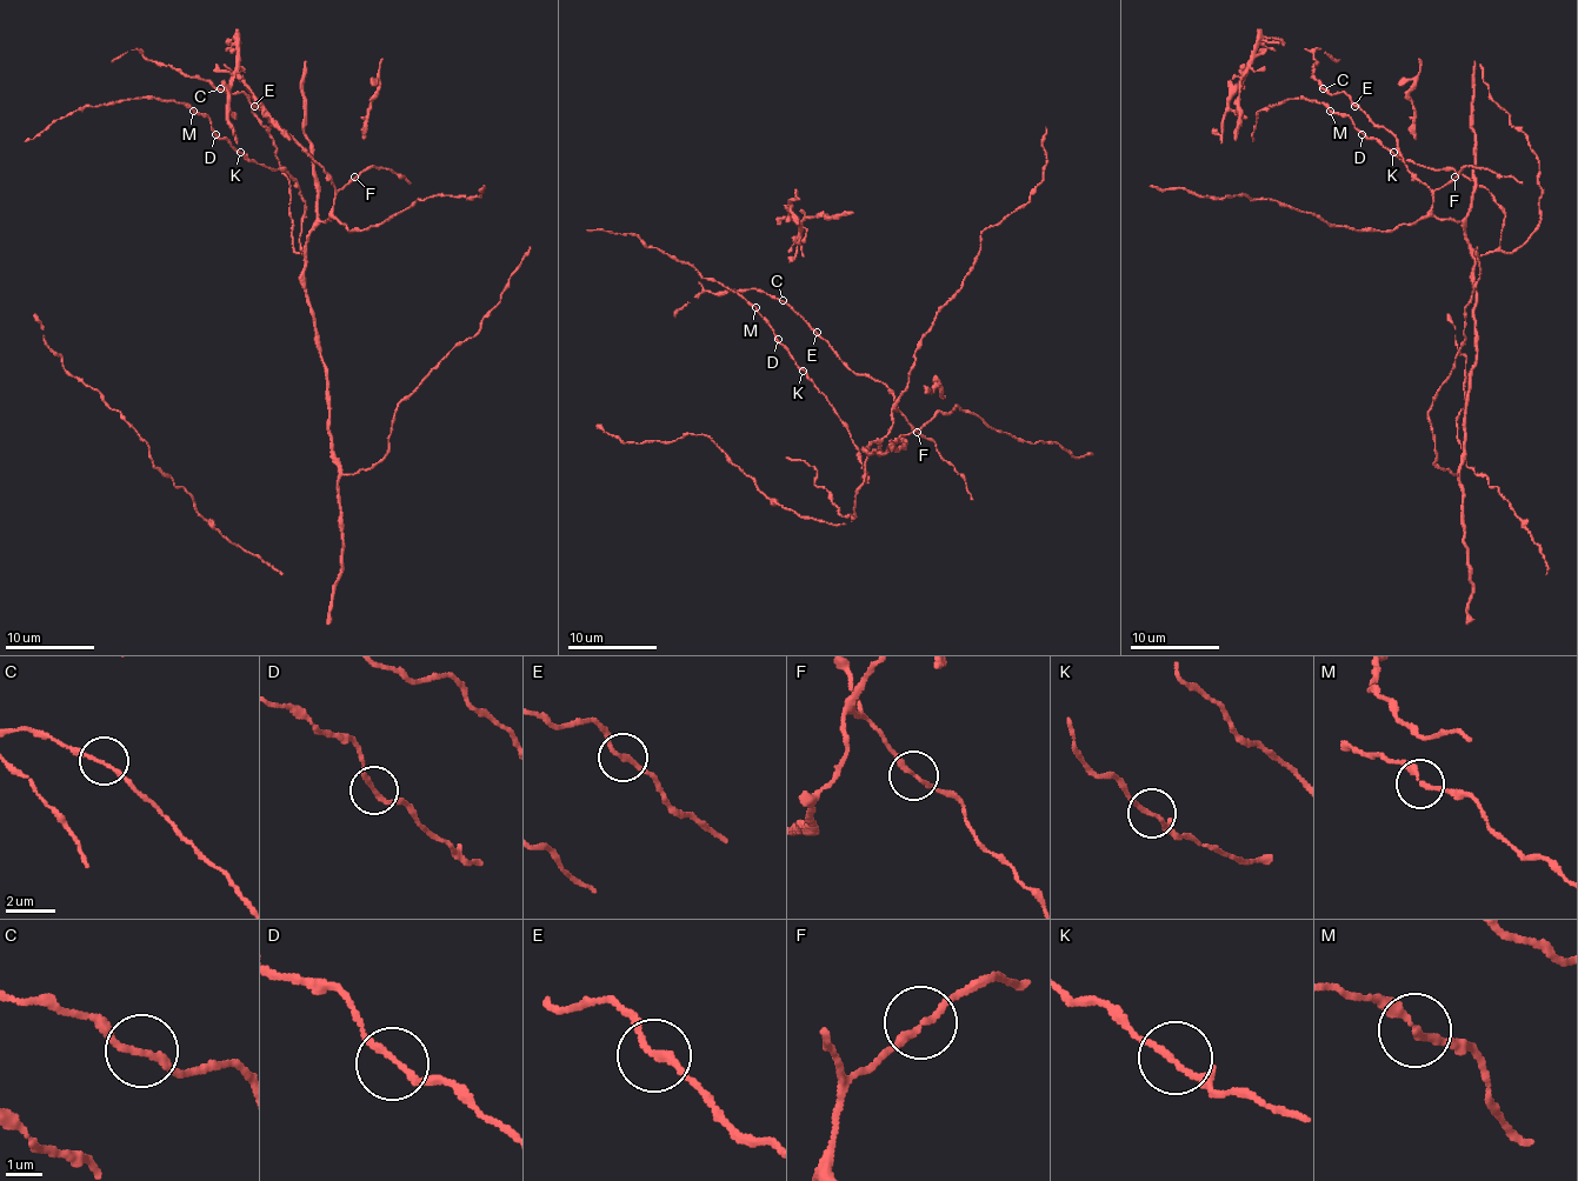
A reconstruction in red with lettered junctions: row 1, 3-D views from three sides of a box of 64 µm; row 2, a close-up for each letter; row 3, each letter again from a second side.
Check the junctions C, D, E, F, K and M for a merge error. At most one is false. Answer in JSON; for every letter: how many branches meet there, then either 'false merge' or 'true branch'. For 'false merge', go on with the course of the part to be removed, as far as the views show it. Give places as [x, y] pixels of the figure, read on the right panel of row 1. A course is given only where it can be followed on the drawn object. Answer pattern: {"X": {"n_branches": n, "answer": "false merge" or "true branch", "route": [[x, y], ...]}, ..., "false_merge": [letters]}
{"C": {"n_branches": 2, "answer": "true branch"}, "D": {"n_branches": 2, "answer": "true branch"}, "E": {"n_branches": 2, "answer": "true branch"}, "F": {"n_branches": 2, "answer": "true branch"}, "K": {"n_branches": 2, "answer": "true branch"}, "M": {"n_branches": 2, "answer": "true branch"}, "false_merge": []}

